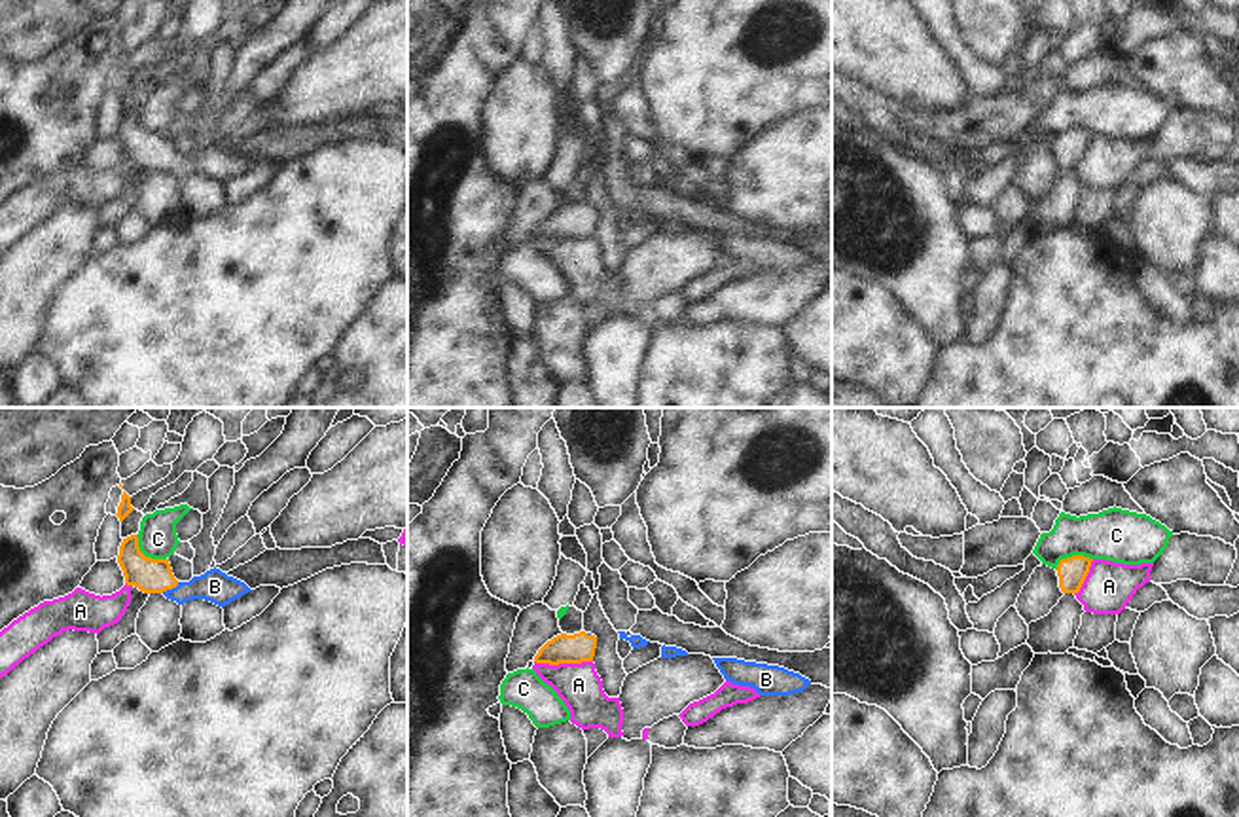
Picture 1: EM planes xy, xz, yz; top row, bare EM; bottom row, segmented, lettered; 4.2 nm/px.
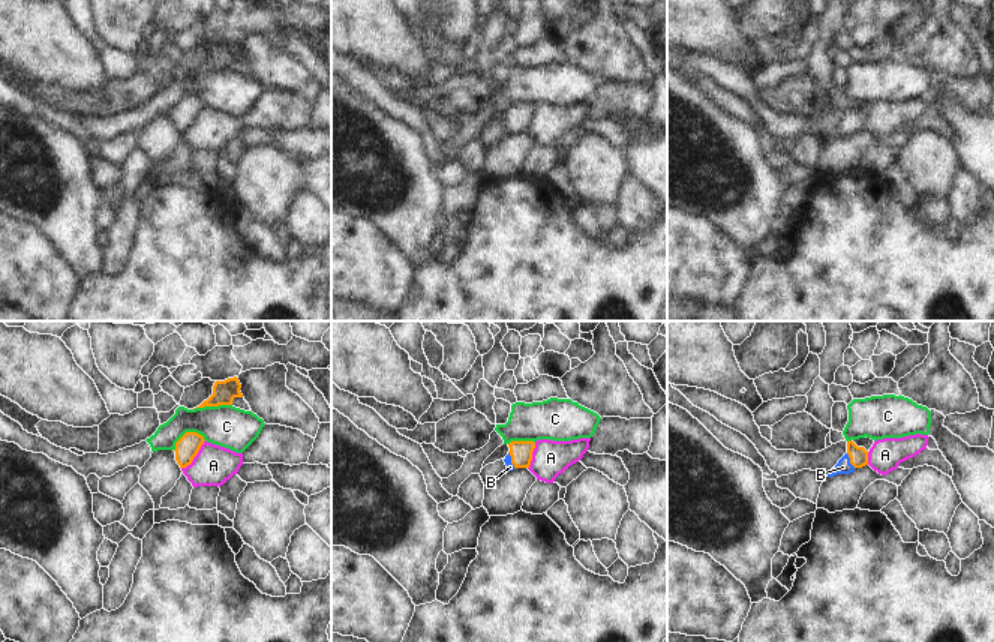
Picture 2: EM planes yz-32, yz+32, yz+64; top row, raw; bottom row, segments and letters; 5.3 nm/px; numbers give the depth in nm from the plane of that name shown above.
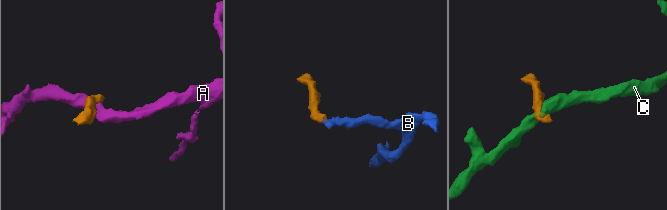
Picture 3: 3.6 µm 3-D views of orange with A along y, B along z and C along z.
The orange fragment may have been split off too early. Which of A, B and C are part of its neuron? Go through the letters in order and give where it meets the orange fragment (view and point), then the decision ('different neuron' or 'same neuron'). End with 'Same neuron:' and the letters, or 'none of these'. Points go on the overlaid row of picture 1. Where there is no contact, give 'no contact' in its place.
A: xz (563, 662) | different neuron
B: xy (169, 588) | same neuron
C: xy (144, 556) | different neuron
Same neuron: B

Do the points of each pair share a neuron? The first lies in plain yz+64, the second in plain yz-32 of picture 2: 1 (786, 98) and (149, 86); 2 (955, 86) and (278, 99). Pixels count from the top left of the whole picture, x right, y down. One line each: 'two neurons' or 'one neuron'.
1: one neuron
2: one neuron

